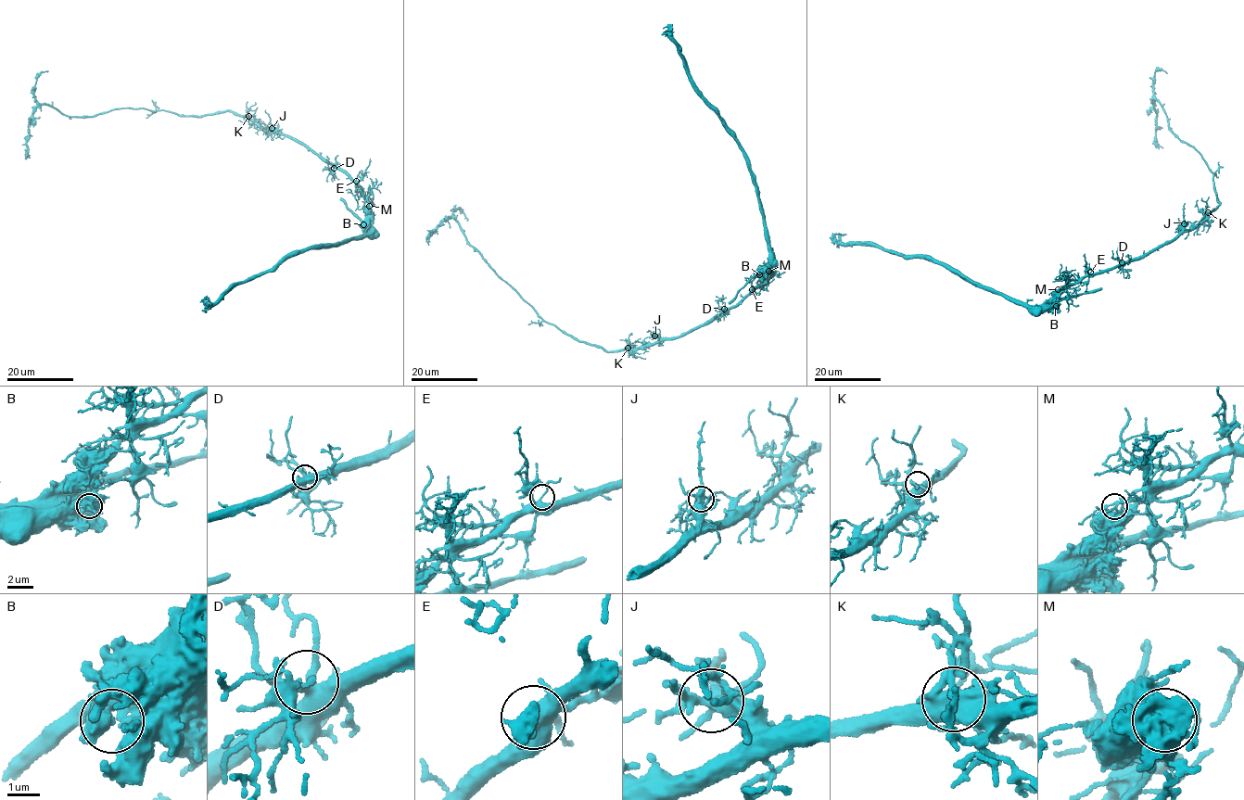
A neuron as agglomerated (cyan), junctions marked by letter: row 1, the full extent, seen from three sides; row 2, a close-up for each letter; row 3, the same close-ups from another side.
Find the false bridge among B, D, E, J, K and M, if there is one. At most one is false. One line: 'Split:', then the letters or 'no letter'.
Split: M

